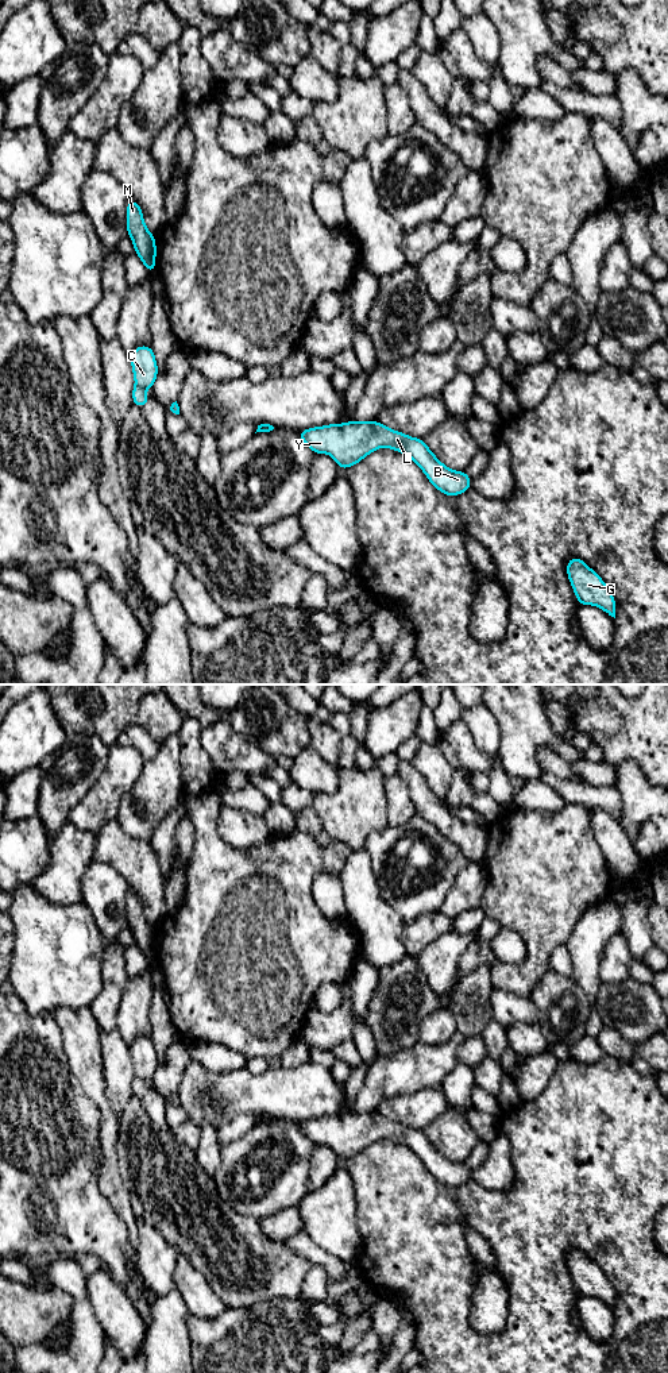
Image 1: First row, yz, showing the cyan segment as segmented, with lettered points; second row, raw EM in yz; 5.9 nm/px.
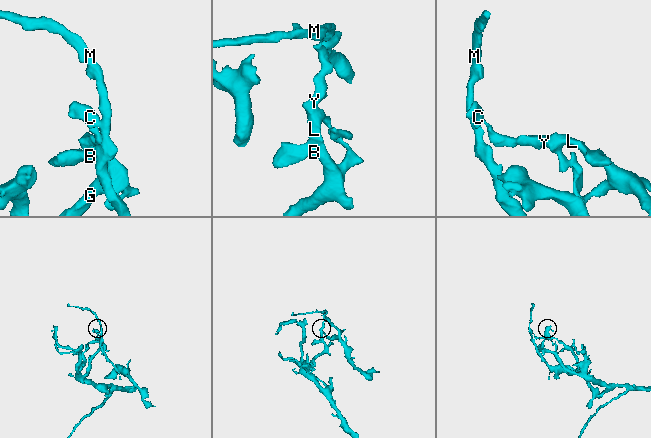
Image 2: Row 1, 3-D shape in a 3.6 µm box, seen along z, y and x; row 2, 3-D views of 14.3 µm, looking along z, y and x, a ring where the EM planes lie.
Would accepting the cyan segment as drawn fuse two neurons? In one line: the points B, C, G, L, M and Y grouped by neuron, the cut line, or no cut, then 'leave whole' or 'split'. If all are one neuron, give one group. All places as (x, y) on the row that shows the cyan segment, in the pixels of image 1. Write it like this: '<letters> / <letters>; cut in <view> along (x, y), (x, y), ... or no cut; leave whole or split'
B C G L Y / M; cut in yz along (135, 385), (143, 390); split

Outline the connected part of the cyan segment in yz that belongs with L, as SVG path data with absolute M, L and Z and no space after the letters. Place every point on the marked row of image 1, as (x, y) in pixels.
M354 419L345 424L313 427L300 431L300 437L314 454L331 455L339 468L352 467L378 448L389 447L406 454L445 495L455 497L471 487L471 478L443 464L424 439L397 432L379 421L359 423Z

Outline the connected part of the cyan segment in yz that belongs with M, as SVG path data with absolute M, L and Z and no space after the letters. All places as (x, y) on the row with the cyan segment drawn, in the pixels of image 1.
M134 200L127 201L127 234L134 242L135 254L139 255L150 273L155 273L155 236L148 232L142 208Z

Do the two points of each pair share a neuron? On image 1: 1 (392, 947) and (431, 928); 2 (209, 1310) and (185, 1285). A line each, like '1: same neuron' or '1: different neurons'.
1: different neurons
2: same neuron

